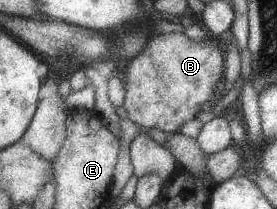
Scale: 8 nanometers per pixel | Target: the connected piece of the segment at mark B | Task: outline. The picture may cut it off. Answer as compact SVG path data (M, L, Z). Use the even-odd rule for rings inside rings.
M181 32L157 33L147 40L143 50L124 65L127 95L121 112L142 129L179 132L184 123L202 110L205 102L218 99L216 84L223 80L225 64L220 48L212 41L204 38L202 42L194 42Z

